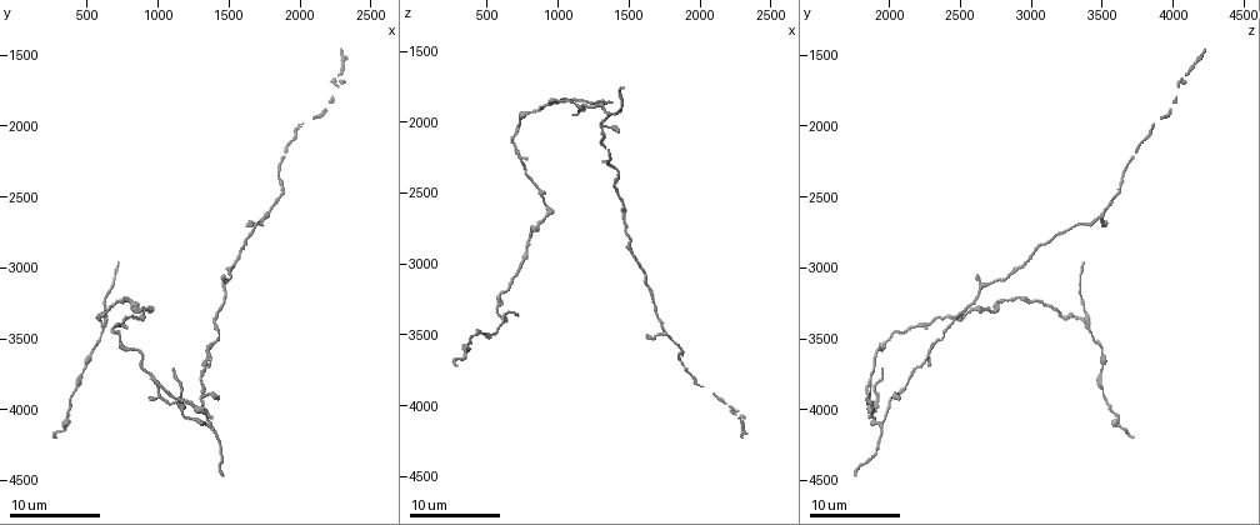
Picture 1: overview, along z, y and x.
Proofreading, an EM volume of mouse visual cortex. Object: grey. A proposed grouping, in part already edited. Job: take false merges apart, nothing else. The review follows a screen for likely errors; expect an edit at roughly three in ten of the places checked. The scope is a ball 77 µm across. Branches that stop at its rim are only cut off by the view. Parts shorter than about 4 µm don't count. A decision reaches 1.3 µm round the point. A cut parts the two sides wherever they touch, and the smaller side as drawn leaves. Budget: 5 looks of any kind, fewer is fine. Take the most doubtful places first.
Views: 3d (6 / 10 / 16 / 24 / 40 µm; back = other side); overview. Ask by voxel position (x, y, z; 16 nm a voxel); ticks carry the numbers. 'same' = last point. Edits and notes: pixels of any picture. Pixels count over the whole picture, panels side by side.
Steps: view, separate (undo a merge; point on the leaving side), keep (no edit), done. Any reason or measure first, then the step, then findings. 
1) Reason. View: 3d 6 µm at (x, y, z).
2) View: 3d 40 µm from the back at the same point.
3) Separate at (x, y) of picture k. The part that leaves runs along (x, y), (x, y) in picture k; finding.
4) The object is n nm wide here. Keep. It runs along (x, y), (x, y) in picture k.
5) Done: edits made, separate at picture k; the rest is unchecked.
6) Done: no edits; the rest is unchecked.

A fork. View: 3d 10 µm at (1000, 3840, 1840).

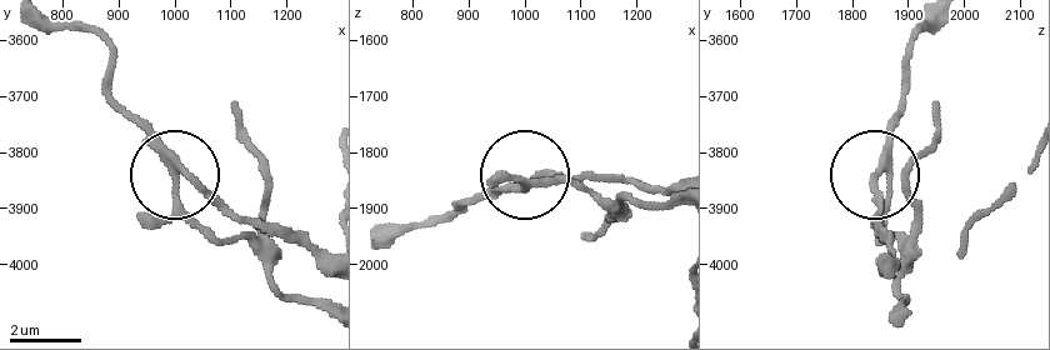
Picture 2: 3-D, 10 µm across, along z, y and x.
Zoom in. View: 3d 6 µm at (1010, 3825, 1855).

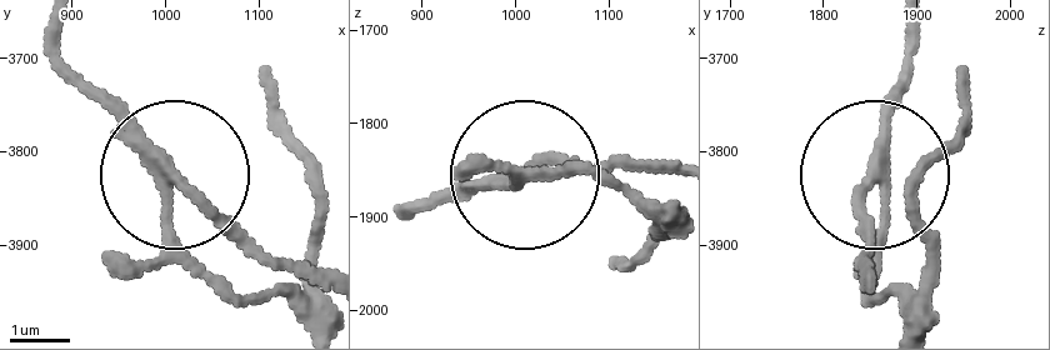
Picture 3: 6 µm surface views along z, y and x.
The side arm is 7 µm long. Separate at (215, 209) of picture 3. The part that leaves runs along (158, 150), (271, 250), (316, 265) in picture 3; a second neuron is stuck on.

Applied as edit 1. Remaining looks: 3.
Branch point. View: 3d 16 µm at (1360, 4120, 1920).

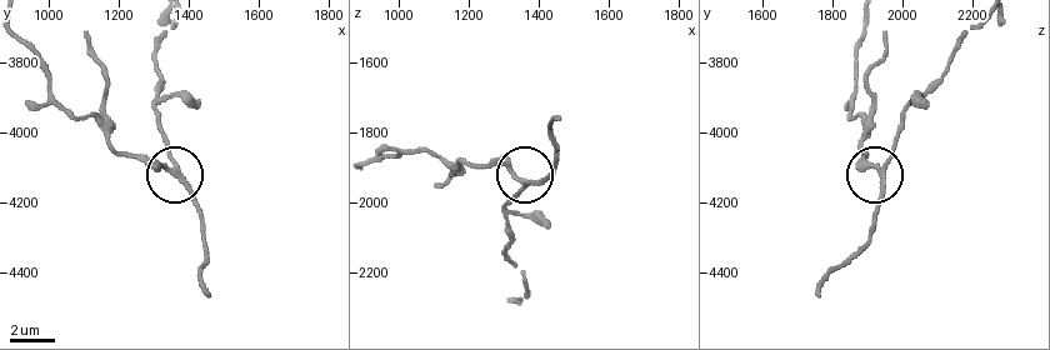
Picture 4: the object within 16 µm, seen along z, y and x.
View: 3d 6 µm at (1350, 4110, 1930).

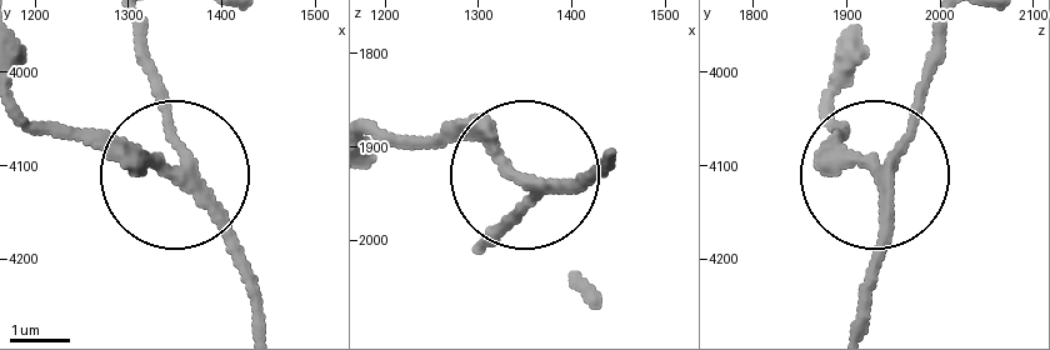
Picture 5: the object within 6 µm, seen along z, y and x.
Keep. It runs along (930, 79), (881, 179), (871, 308) in picture 5; one neuron here.

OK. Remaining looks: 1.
View: 3d 10 µm at (1760, 2620, 3520).

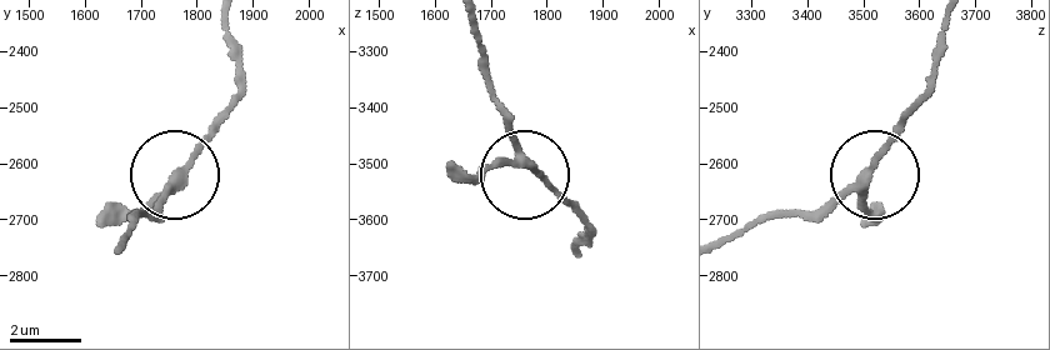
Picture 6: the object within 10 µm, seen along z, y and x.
Keep. It runs along (118, 246), (129, 220), (159, 208), (171, 178), (240, 100) in picture 6; all the same neuron.

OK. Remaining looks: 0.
Done: edits made, separate at picture 3; the rest is unchecked.

